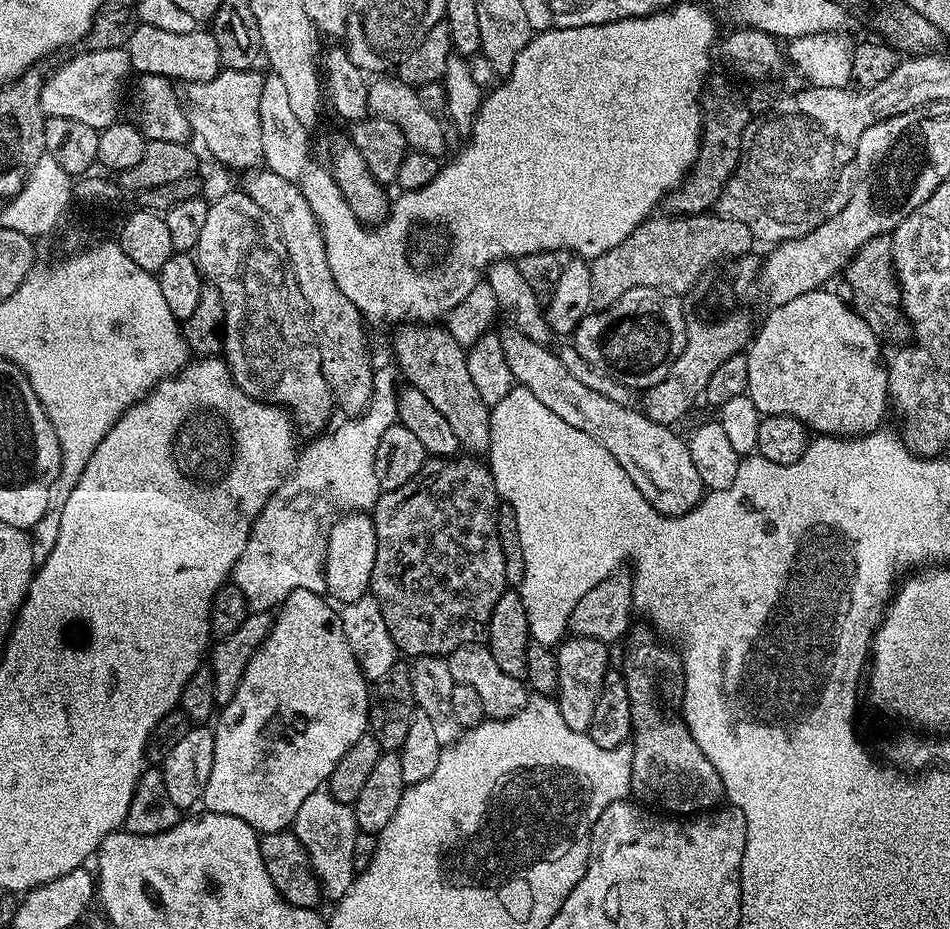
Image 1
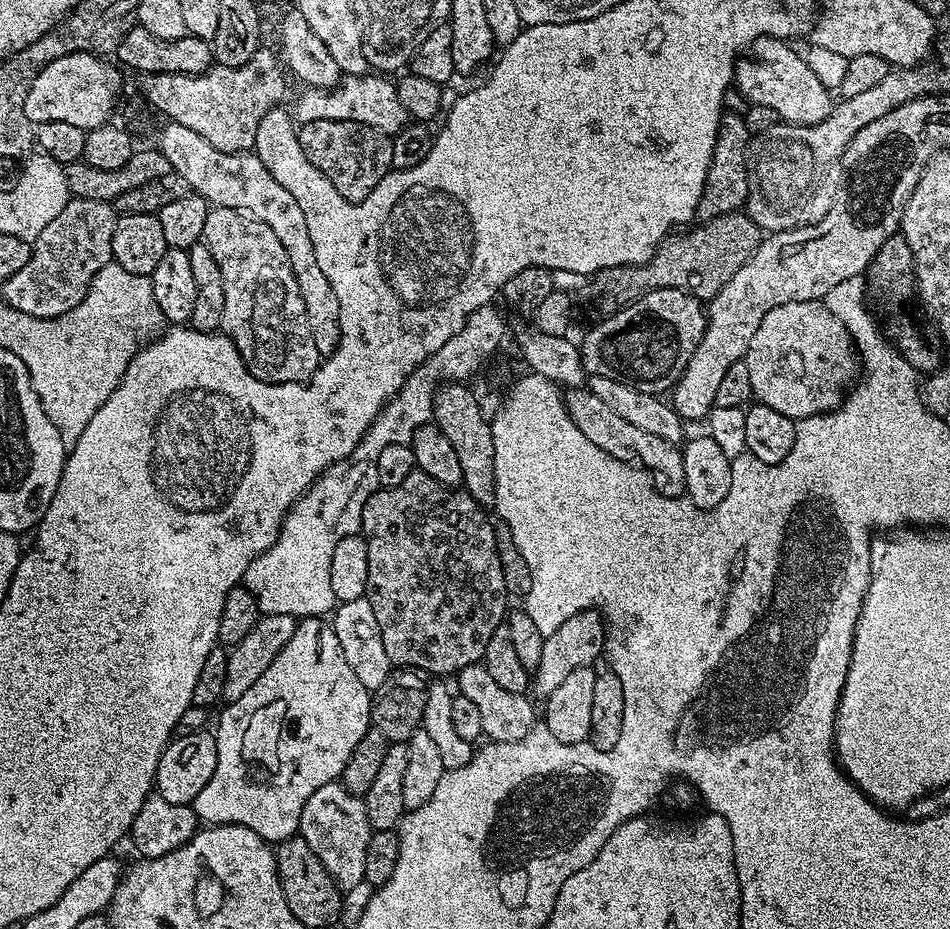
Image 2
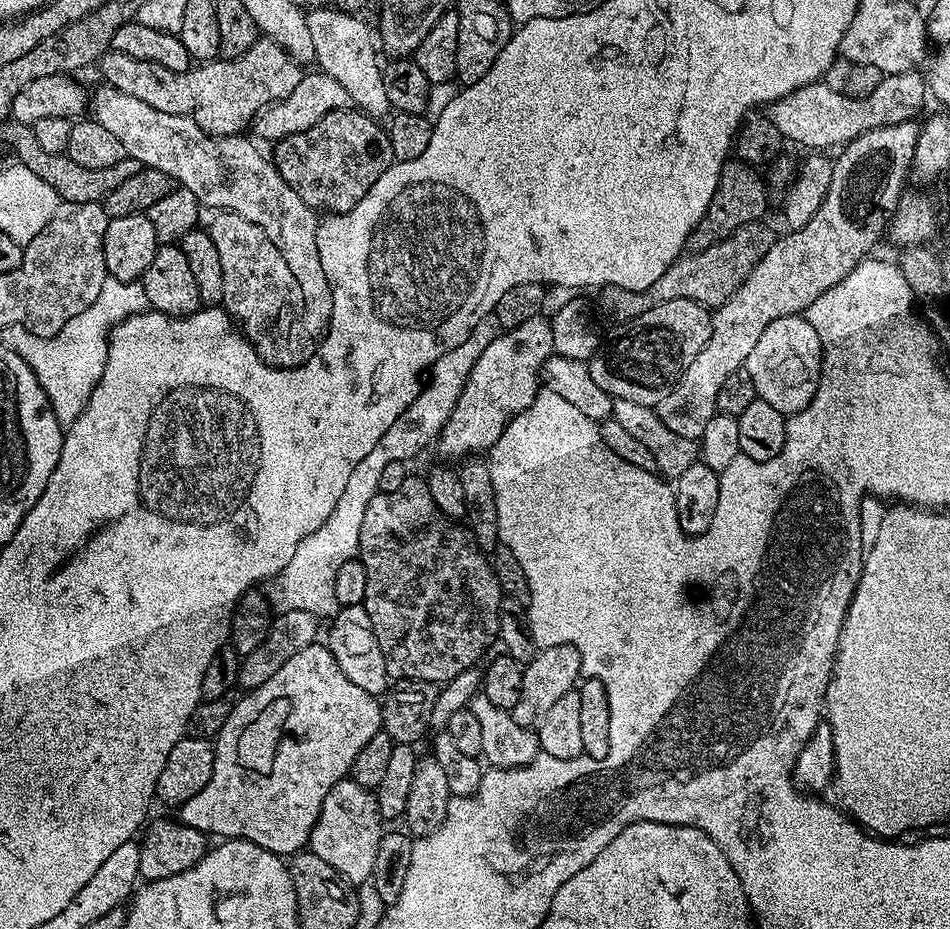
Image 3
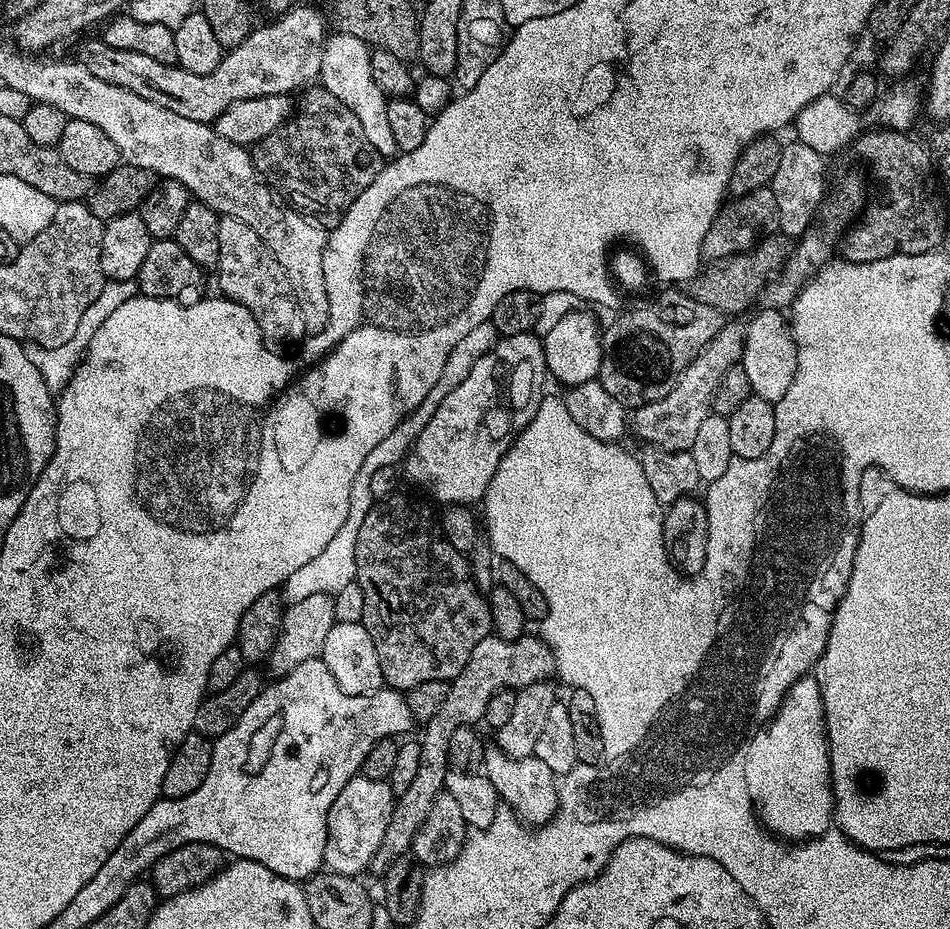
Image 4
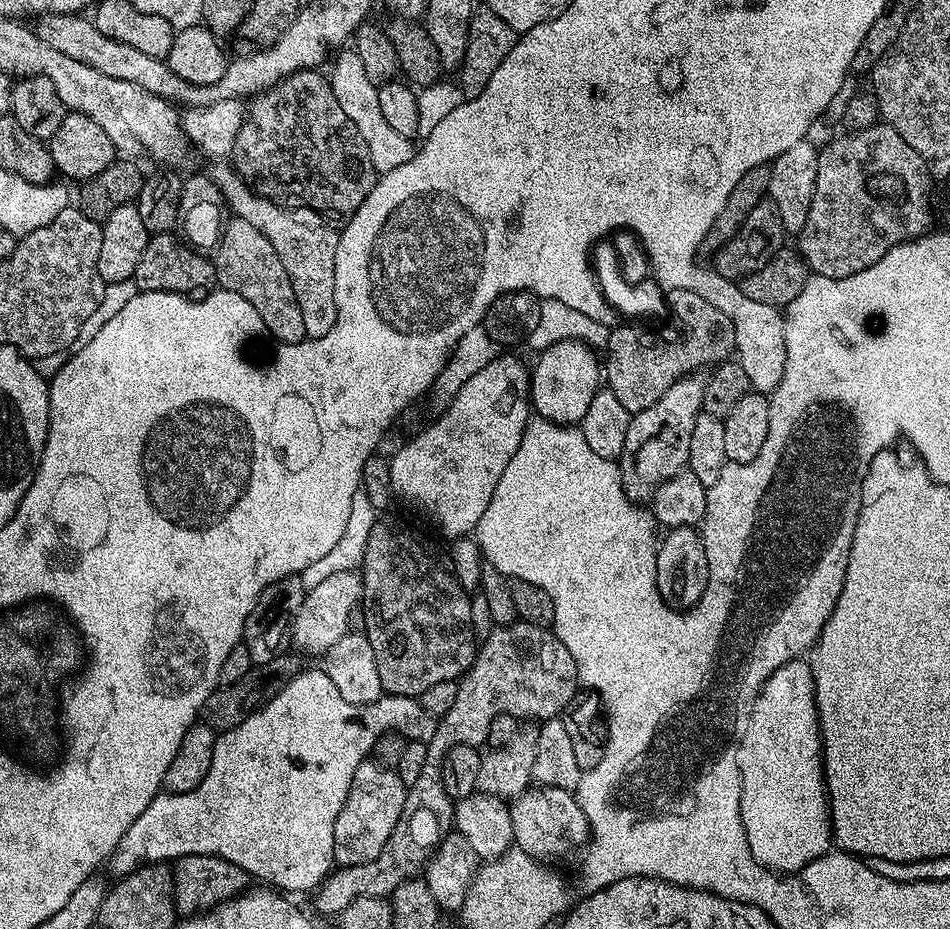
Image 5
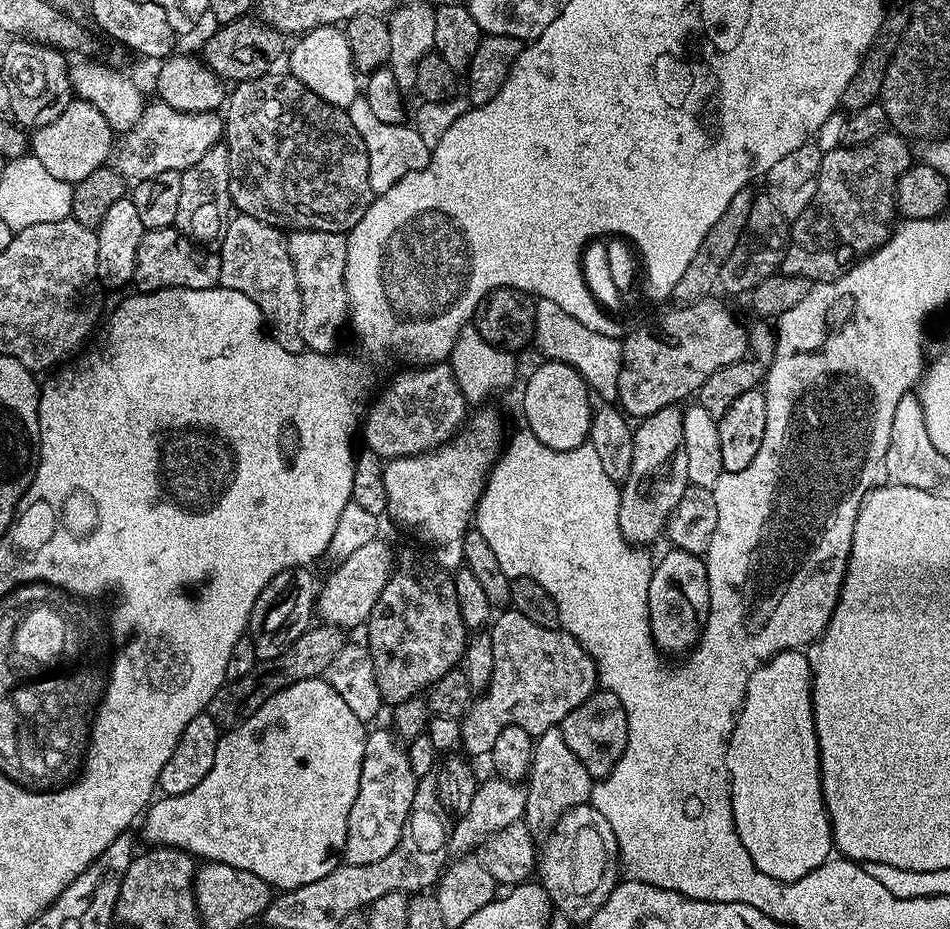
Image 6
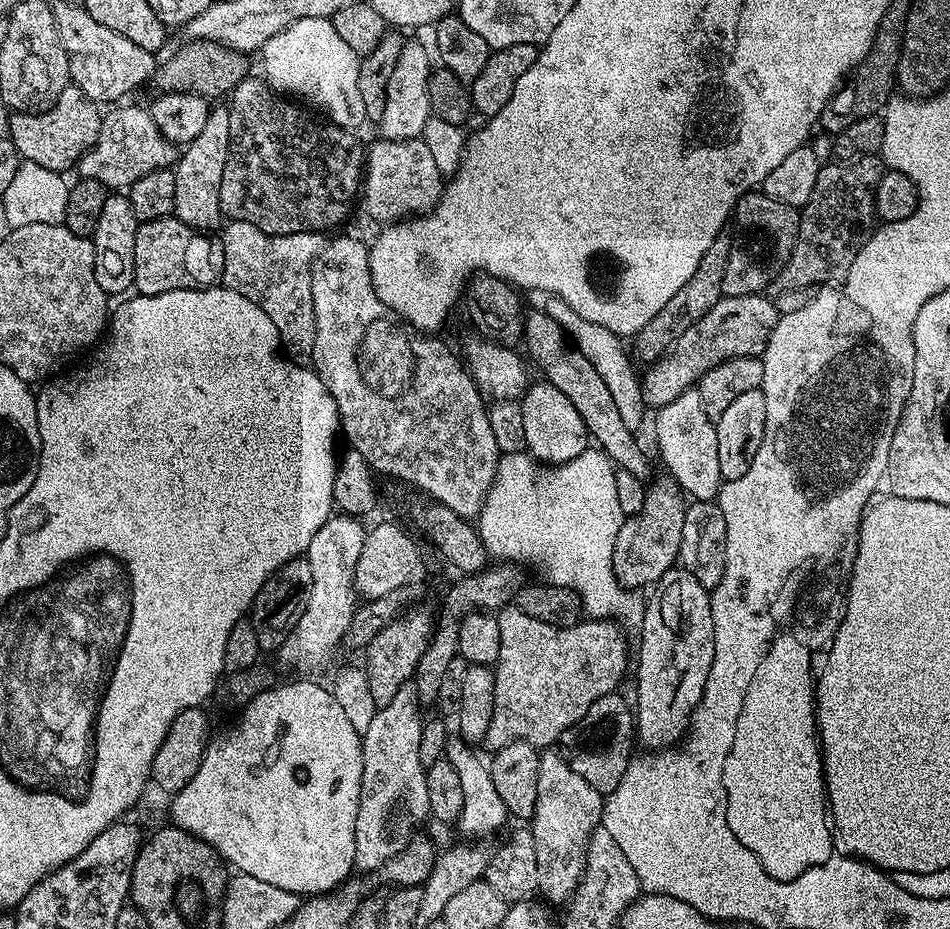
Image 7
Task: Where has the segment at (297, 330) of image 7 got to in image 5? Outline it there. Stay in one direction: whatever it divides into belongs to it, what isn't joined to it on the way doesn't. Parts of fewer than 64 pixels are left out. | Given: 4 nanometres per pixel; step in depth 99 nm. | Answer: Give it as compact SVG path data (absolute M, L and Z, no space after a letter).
M229 219L220 236L220 243L214 249L214 263L217 285L223 291L246 298L246 302L250 302L250 306L258 310L264 323L264 331L271 339L273 336L273 341L298 344L305 339L302 310L298 310L294 286L290 286L290 274L286 274L286 266L282 266L278 250L270 246L262 230L250 226L250 222L245 220Z

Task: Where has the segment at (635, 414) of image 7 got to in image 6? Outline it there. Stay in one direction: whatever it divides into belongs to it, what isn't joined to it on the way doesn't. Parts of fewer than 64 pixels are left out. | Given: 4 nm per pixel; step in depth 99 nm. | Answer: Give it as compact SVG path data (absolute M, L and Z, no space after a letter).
M549 299L537 301L535 320L533 343L535 348L543 353L542 356L545 359L562 361L563 364L578 369L589 384L589 389L598 398L600 396L603 403L615 403L618 400L618 376L621 373L623 343L608 335L587 329L582 322L578 322L573 315L562 309L562 306Z

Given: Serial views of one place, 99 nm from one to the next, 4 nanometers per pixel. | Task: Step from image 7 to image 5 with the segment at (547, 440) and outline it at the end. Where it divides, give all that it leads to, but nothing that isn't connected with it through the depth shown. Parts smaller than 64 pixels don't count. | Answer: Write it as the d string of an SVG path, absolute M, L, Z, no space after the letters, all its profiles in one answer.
M581 340L555 342L541 351L540 361L530 368L530 404L535 415L561 426L576 426L596 393L602 388L602 364L596 361L596 352Z

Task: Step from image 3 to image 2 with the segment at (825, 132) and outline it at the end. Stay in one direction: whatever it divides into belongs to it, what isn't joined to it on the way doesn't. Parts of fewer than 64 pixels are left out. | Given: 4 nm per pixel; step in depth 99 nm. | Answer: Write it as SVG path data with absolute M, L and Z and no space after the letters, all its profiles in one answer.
M760 36L750 48L754 60L742 58L737 61L734 86L750 106L766 106L774 110L777 117L785 123L814 125L824 121L832 112L833 95L813 73L805 57L800 52L798 54L792 46L773 36Z

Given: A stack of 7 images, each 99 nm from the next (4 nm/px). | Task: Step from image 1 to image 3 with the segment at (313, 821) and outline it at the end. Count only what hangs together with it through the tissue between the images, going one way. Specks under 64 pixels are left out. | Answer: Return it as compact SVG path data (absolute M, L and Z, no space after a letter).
M345 778L332 787L330 794L326 794L326 802L322 802L318 822L312 831L310 851L318 854L322 862L334 866L336 873L349 884L367 885L372 879L381 835L382 821L378 814L375 791L358 786L358 782L351 778Z

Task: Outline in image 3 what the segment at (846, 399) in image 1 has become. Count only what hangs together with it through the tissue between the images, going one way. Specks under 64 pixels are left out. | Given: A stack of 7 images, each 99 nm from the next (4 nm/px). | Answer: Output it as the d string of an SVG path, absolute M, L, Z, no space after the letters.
M803 315L770 322L750 350L746 365L757 397L785 414L803 410L814 395L813 384L820 371L820 343L814 326Z

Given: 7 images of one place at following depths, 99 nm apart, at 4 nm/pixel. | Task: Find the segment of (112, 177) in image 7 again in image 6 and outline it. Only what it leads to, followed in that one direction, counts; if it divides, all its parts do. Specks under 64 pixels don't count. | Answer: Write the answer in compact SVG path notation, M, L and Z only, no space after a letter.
M159 102L149 103L136 125L115 141L114 167L128 182L154 178L166 170L185 172L206 150L221 143L223 134L224 122L216 112L179 112Z

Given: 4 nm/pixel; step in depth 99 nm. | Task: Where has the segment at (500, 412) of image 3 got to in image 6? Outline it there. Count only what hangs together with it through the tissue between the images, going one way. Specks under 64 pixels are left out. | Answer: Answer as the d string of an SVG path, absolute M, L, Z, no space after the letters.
M477 407L466 427L448 443L417 456L387 461L384 465L387 515L400 524L409 524L424 532L436 551L436 563L449 570L459 569L464 564L464 533L473 523L476 504L506 444L506 432L504 436L499 414L486 407Z

